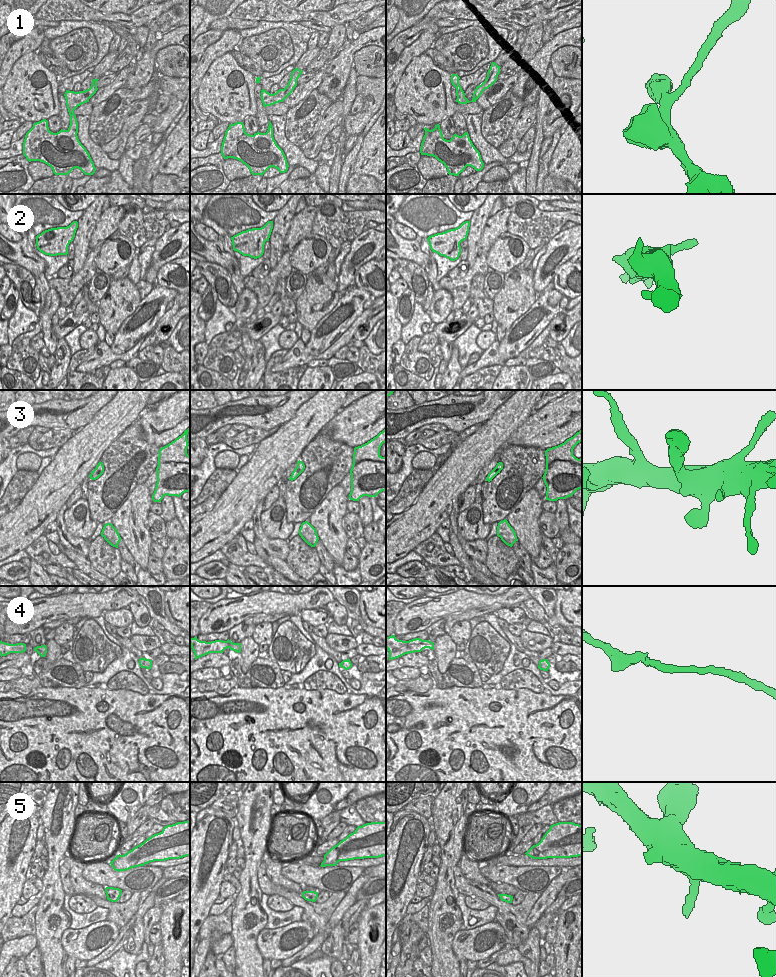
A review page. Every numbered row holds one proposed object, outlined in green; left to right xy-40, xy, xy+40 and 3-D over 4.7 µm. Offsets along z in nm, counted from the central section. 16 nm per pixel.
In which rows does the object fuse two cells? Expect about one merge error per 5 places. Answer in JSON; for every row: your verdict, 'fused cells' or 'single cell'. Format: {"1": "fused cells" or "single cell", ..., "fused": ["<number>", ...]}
{"1": "single cell", "2": "single cell", "3": "single cell", "4": "single cell", "5": "single cell", "fused": []}

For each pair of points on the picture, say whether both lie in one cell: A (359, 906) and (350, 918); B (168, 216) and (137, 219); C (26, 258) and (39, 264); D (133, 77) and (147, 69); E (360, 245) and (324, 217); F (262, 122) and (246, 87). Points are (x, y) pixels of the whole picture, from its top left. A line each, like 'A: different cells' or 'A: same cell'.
A: same cell
B: same cell
C: same cell
D: same cell
E: different cells
F: different cells

